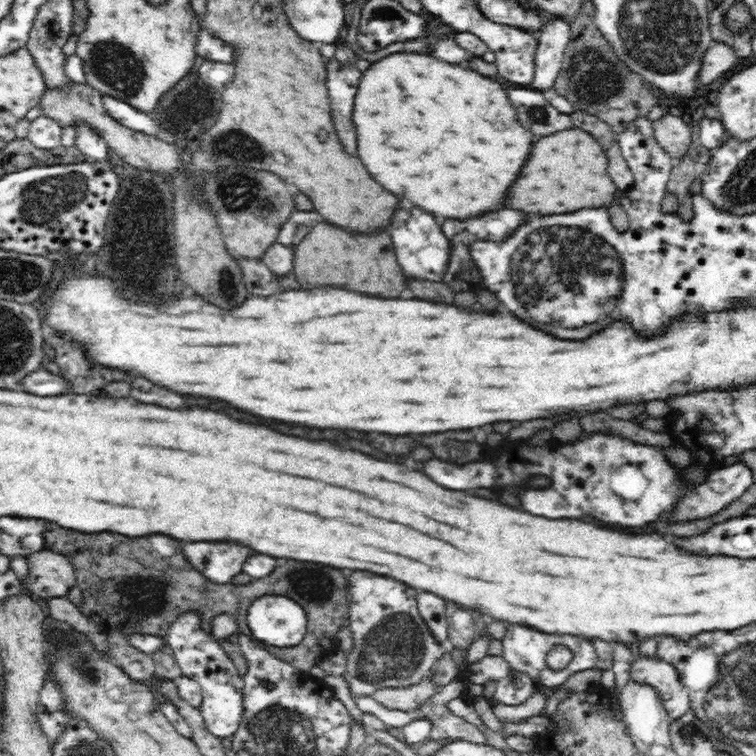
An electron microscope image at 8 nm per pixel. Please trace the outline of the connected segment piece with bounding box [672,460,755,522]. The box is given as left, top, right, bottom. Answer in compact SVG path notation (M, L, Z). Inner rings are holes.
M742 460L736 461L730 468L716 469L704 484L694 486L683 499L672 522L690 520L690 516L699 519L716 514L741 497L752 484L755 484L753 470Z

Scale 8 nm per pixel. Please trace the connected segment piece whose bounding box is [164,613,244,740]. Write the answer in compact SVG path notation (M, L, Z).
M184 613L170 624L164 640L172 647L173 658L178 663L180 675L194 679L201 686L203 701L199 705L203 722L212 735L228 738L238 730L243 713L243 677L228 658L220 641L210 631L200 627L201 618L196 613Z

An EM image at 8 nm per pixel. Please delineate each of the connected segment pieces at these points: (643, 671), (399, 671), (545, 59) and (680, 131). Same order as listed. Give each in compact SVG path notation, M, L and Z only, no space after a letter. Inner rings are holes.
M638 657L631 662L630 678L657 690L671 722L691 710L689 690L681 683L672 664L657 657Z
M354 572L348 578L350 624L353 649L344 665L350 696L372 695L379 688L409 687L420 684L424 676L434 668L448 646L443 646L431 634L430 627L419 614L416 606L416 590L370 572Z
M555 16L548 20L538 32L532 88L542 90L553 86L562 64L564 52L570 42L572 24L573 20L569 20L569 18Z
M667 114L653 122L654 138L674 160L686 157L692 145L690 126L681 117Z

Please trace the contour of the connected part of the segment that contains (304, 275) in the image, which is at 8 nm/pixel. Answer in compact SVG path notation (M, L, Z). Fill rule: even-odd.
M316 224L312 232L294 248L294 254L294 274L308 290L336 286L350 288L354 292L368 292L372 296L400 296L400 292L406 288L404 272L396 262L392 240L386 232L376 236L354 236L332 224Z

